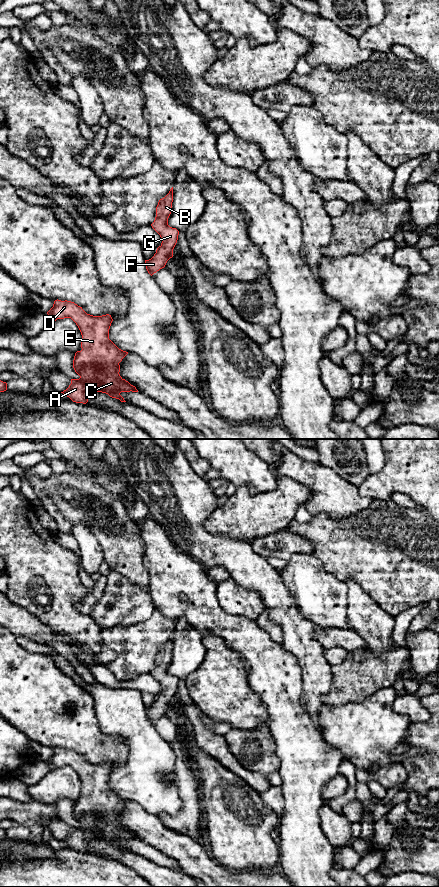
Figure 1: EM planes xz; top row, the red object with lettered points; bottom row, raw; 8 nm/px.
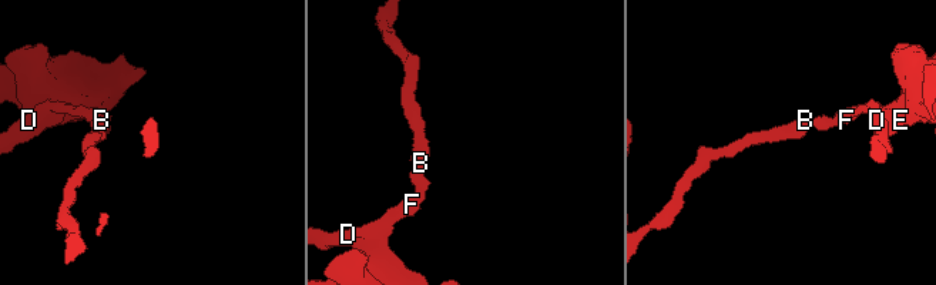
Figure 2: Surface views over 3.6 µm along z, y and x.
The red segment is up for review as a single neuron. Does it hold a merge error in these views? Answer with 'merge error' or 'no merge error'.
no merge error

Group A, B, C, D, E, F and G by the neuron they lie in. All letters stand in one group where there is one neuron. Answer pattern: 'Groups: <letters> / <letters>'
Groups: A B C D E F G

